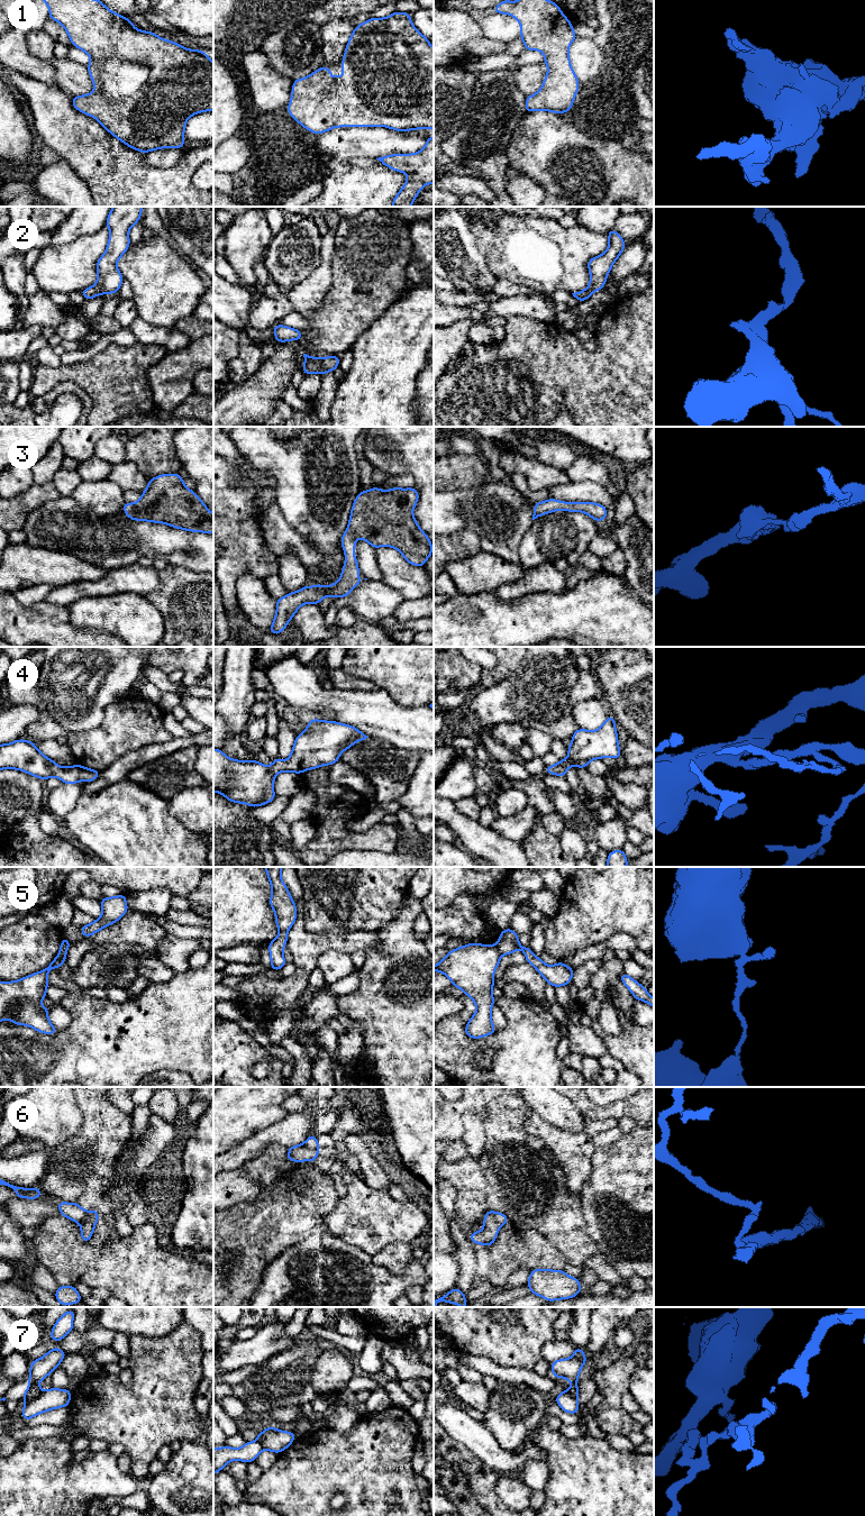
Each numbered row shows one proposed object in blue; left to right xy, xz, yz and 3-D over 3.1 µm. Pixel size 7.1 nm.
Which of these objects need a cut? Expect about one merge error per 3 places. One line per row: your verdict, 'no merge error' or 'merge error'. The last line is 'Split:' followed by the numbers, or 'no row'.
1: no merge error
2: no merge error
3: no merge error
4: no merge error
5: merge error
6: merge error
7: merge error
Split: 5, 6, 7

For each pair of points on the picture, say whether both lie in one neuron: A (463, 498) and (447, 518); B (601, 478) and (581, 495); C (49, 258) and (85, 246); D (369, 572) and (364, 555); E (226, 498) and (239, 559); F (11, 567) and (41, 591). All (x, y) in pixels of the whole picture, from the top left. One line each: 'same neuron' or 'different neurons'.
A: same neuron
B: different neurons
C: same neuron
D: same neuron
E: same neuron
F: different neurons

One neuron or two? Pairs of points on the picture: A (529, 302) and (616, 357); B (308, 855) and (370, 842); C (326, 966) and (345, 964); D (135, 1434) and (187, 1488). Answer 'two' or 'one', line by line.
A: two
B: one
C: one
D: two

